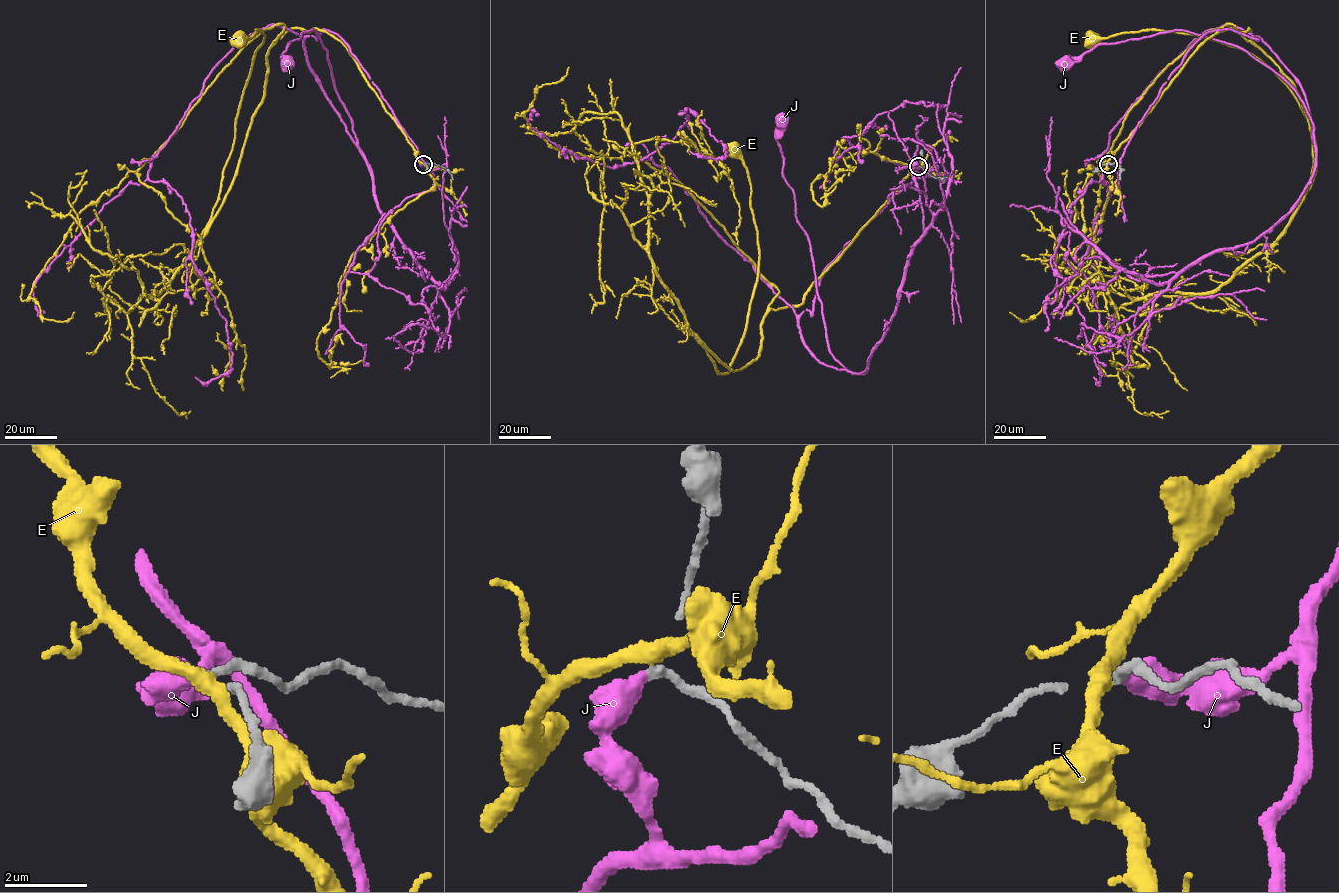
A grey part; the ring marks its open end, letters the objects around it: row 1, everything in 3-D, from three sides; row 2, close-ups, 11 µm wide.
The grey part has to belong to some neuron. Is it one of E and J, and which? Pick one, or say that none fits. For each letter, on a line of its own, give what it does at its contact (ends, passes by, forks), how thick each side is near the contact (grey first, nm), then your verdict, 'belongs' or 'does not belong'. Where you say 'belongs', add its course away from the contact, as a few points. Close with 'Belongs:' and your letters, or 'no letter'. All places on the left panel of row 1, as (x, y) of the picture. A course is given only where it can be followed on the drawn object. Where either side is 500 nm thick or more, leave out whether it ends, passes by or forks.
E: it passes by; 170 nm thick on the grey side, 380 nm on the other; does not belong
J: it ends there; 160 nm thick on the grey side, 440 nm on the other; belongs; it runs (423, 163), (336, 34), (308, 36), (304, 50), (357, 144), (313, 30), (288, 44), (282, 55), (287, 65)
Belongs: J

